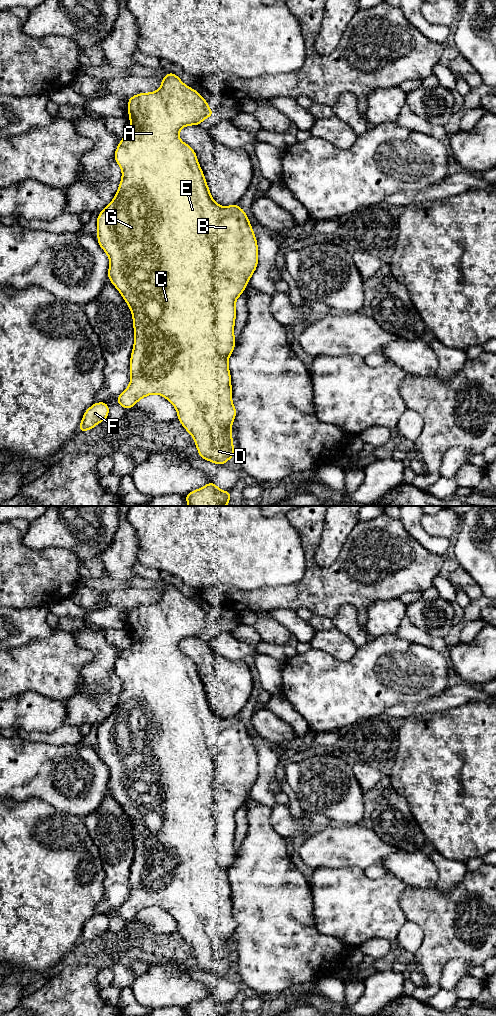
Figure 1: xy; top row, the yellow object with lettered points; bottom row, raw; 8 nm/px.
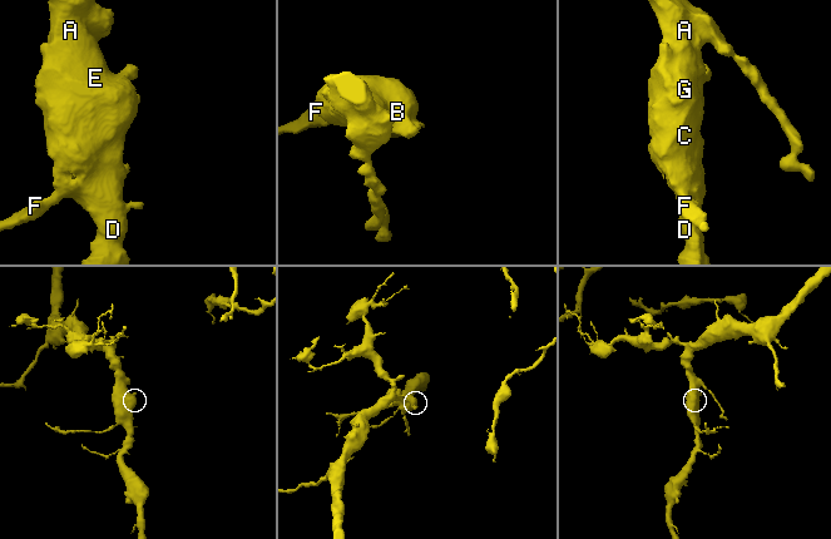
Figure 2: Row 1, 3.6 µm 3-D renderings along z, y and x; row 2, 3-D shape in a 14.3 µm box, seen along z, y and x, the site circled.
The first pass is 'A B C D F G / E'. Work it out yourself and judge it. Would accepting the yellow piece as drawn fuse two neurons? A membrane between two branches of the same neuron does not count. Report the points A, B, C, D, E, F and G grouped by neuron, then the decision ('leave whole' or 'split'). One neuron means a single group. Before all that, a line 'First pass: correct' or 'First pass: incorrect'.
First pass: incorrect
groups A B C D E F G; leave whole

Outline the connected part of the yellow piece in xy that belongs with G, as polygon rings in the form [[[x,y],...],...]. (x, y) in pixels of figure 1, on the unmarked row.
[[[170,584],[164,588],[161,593],[161,599],[157,603],[140,605],[128,610],[128,625],[131,644],[129,647],[121,650],[114,666],[116,675],[122,681],[122,692],[114,711],[97,729],[97,754],[110,772],[108,791],[120,804],[131,822],[135,847],[129,878],[131,893],[129,898],[116,912],[122,920],[130,921],[143,909],[151,906],[160,906],[174,917],[178,925],[177,932],[192,947],[199,968],[217,977],[223,977],[235,967],[230,943],[237,922],[232,915],[231,888],[228,879],[228,871],[235,860],[236,854],[234,850],[235,814],[244,804],[247,794],[257,780],[257,752],[248,728],[242,720],[237,716],[222,719],[213,712],[195,663],[179,650],[179,643],[182,639],[201,637],[201,634],[205,630],[215,628],[215,625],[210,622],[207,612],[198,603],[186,598],[177,587]]]

